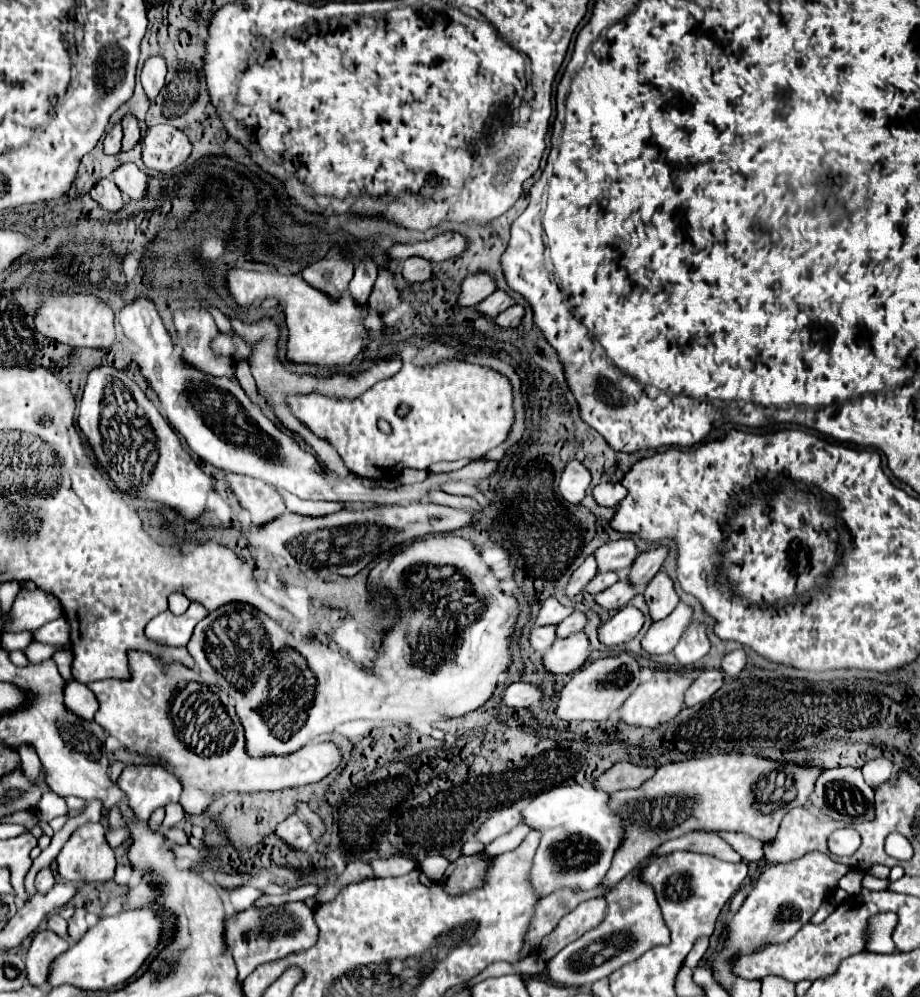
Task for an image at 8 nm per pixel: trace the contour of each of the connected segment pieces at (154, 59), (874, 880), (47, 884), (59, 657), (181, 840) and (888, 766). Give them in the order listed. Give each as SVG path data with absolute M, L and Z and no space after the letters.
M151 56L143 64L141 84L143 84L149 100L155 100L159 90L165 86L165 74L167 74L167 66L165 66L165 58L161 58L161 56Z
M865 874L862 880L862 887L874 891L886 891L888 890L889 880L879 879L873 875Z
M47 866L37 874L35 888L37 888L37 892L49 892L53 888L53 884L55 884L55 874L53 874L51 866Z
M57 652L57 654L53 656L53 660L57 662L59 672L61 672L61 676L65 678L65 682L71 680L71 678L73 678L73 676L71 676L71 654L69 654L69 652Z
M171 828L164 834L167 842L171 842L174 844L188 844L189 837L186 835L186 833L180 829L177 828Z
M884 757L870 760L862 767L864 780L871 788L875 788L877 784L889 780L889 776L891 776L892 772L893 762Z

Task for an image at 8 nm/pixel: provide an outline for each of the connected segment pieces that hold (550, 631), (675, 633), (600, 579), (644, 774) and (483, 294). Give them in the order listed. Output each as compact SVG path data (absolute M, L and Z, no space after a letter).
M551 624L551 626L541 626L541 628L533 628L533 632L531 632L531 636L529 636L531 646L533 646L535 650L539 650L539 652L549 650L549 648L553 646L555 638L557 638L555 632L557 632L557 626L555 626L555 624Z
M679 602L677 608L667 618L651 624L649 632L641 640L643 650L649 654L671 652L679 644L685 628L691 624L691 618L693 618L693 608L689 604Z
M611 570L611 572L599 572L599 574L589 582L587 592L589 592L589 594L599 594L601 590L613 586L617 580L619 580L619 574L613 572L613 570Z
M619 762L613 768L609 768L595 786L605 792L619 792L629 788L639 788L643 782L647 782L655 774L655 768L649 766L635 766L629 762Z
M479 270L469 274L463 284L461 284L461 294L459 294L459 304L461 306L475 306L481 300L485 300L489 294L497 290L497 284L493 280L493 274Z

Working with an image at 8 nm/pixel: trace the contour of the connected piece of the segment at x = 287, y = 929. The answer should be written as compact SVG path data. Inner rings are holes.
M303 902L249 908L225 920L225 946L235 960L239 980L245 980L259 964L277 962L289 954L299 954L313 948L317 940L319 940L319 928L315 924L313 910L309 910ZM245 918L247 922L249 920L253 922L253 926L249 926L247 930L245 930Z

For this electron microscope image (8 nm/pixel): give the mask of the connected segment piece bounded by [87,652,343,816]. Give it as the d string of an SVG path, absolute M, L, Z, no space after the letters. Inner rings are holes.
M133 652L129 654L129 672L131 672L129 680L101 680L87 684L99 700L95 722L105 732L115 736L129 752L137 752L139 756L153 758L157 764L163 764L173 770L173 774L183 784L183 794L179 804L183 806L187 816L207 812L213 798L221 792L253 794L261 790L283 790L293 786L305 786L323 780L343 764L343 752L333 742L315 742L303 746L303 750L287 758L249 758L245 754L243 726L235 714L231 698L221 688L217 686L211 688L199 676L197 670L189 670L185 666L163 668L153 656L145 652Z

